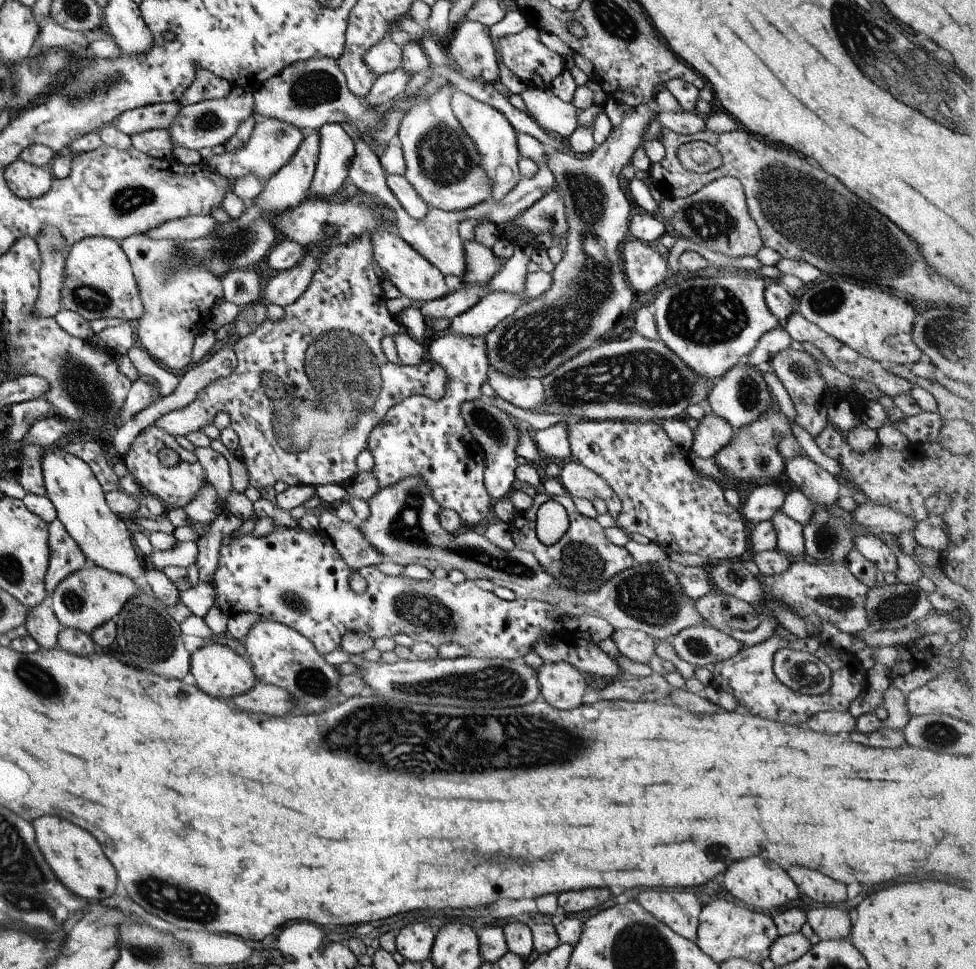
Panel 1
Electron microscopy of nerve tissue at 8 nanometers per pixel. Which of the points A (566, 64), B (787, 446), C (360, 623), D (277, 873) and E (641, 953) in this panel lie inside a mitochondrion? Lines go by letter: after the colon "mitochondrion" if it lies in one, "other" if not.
A: other
B: other
C: other
D: other
E: mitochondrion

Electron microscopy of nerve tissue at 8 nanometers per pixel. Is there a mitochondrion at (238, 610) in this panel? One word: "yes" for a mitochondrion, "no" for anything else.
no

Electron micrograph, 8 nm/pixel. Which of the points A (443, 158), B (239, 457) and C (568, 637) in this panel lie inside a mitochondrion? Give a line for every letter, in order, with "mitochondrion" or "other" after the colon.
A: mitochondrion
B: other
C: other

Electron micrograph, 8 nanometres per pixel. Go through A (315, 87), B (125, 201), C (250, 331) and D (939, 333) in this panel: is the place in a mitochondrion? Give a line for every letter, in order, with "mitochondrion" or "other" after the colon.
A: mitochondrion
B: mitochondrion
C: other
D: mitochondrion

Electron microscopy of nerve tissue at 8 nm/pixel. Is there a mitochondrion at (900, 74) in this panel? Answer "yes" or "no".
yes

